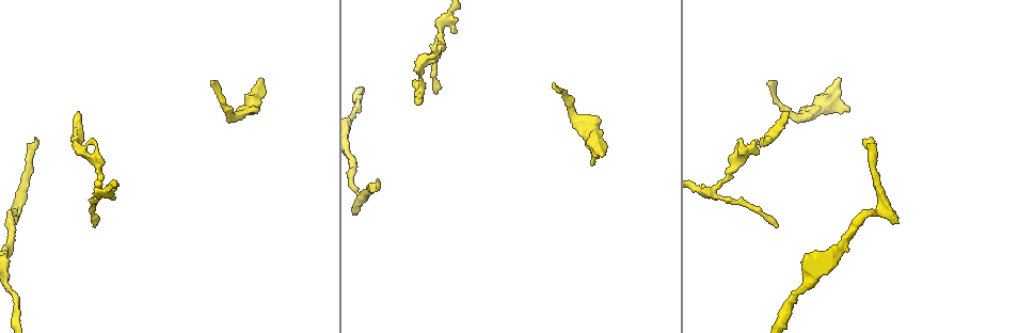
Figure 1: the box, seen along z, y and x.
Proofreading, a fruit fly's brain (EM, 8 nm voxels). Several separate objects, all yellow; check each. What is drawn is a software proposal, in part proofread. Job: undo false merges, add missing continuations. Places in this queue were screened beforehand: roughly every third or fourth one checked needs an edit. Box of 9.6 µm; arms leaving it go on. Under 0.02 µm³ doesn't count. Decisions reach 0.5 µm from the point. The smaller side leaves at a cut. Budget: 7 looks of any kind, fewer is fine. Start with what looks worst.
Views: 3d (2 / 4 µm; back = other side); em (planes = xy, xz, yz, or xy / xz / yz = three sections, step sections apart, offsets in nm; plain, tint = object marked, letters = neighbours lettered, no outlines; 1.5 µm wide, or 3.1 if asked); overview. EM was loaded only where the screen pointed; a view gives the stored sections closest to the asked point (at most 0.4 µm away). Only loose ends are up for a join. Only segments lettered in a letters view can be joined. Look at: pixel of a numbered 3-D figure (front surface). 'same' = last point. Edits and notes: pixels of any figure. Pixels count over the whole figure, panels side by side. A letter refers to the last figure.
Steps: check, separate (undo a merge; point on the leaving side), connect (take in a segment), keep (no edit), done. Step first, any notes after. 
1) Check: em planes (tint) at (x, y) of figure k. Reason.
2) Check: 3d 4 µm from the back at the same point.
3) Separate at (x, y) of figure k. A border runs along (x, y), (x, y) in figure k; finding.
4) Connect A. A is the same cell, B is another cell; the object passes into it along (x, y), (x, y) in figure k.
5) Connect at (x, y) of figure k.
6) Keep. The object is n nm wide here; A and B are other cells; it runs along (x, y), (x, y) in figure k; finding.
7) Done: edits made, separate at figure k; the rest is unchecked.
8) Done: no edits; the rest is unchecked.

Check: em planes (letters) at (552, 88) of figure 1. Thin end.

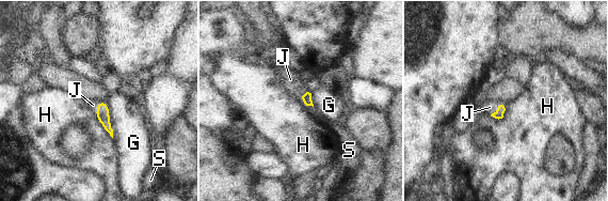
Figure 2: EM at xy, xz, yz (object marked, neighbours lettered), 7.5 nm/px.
Connect J. J is the same cell, G, H and S are other cells; the object passes into it along (499, 113), (497, 109), (490, 107) in figure 2; it goes on there.

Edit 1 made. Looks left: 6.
Check: overview. Redraw.

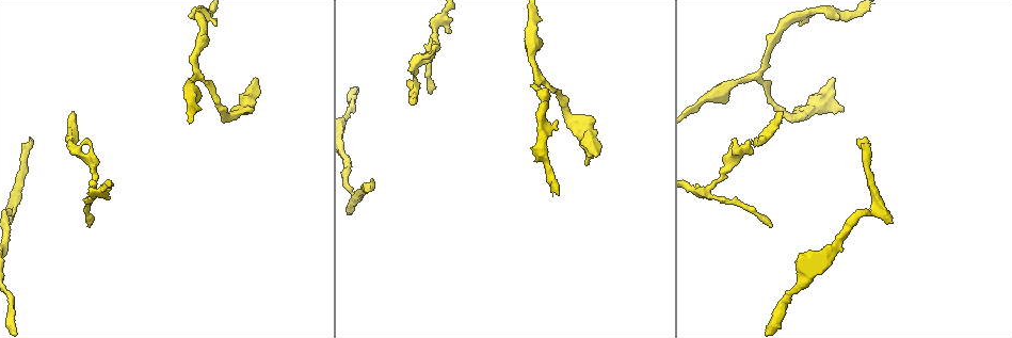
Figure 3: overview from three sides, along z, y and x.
Check: em xz step 4 (letters) at (859, 140) of figure 3. An open end.

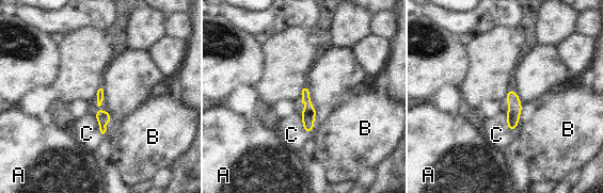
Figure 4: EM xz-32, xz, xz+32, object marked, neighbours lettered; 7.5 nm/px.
Connect C. C is the same cell, A and B are other cells; the object passes into it along (102, 117), (97, 122), (86, 133) in figure 4; it goes on there.

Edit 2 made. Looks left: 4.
Check: em yz step 4 (tint) at (769, 225) of figure 3. Free end.

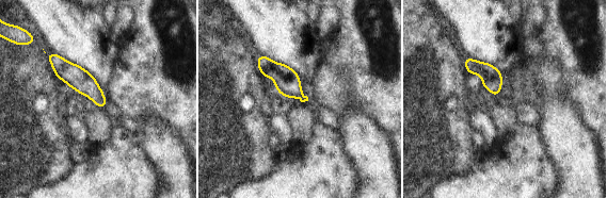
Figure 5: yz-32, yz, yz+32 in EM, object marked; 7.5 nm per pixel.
Check: em yz step 4 (letters) at the same point. What lies round it.

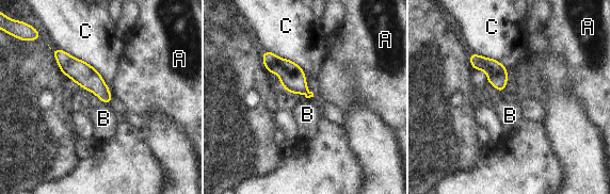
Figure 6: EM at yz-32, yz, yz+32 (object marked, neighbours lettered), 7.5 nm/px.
Keep. A, B and C are other cells; a border runs along (102, 102), (107, 104) in figure 6; no lettered segment goes on from it.

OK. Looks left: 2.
Done: edits made, connect at figure 2, connect at figure 4; the rest is unchecked.

